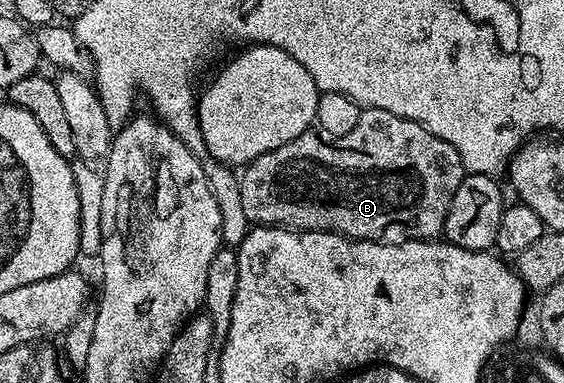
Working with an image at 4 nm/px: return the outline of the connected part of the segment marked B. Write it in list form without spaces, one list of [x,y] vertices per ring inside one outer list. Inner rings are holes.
[[[367,107],[362,110],[359,122],[355,124],[355,129],[351,129],[351,133],[347,133],[347,137],[333,139],[330,135],[318,133],[313,129],[304,131],[299,137],[295,137],[295,141],[291,141],[287,145],[279,145],[279,149],[271,149],[271,153],[263,153],[258,159],[251,160],[240,172],[239,182],[241,184],[243,213],[247,213],[250,224],[253,225],[291,227],[298,231],[334,231],[337,235],[346,235],[348,239],[381,241],[386,237],[404,236],[406,239],[433,241],[445,230],[447,209],[451,209],[451,197],[455,197],[455,189],[459,189],[459,185],[465,180],[466,174],[465,166],[455,149],[455,145],[435,137],[422,123],[404,119],[395,113],[387,113],[383,109]]]

